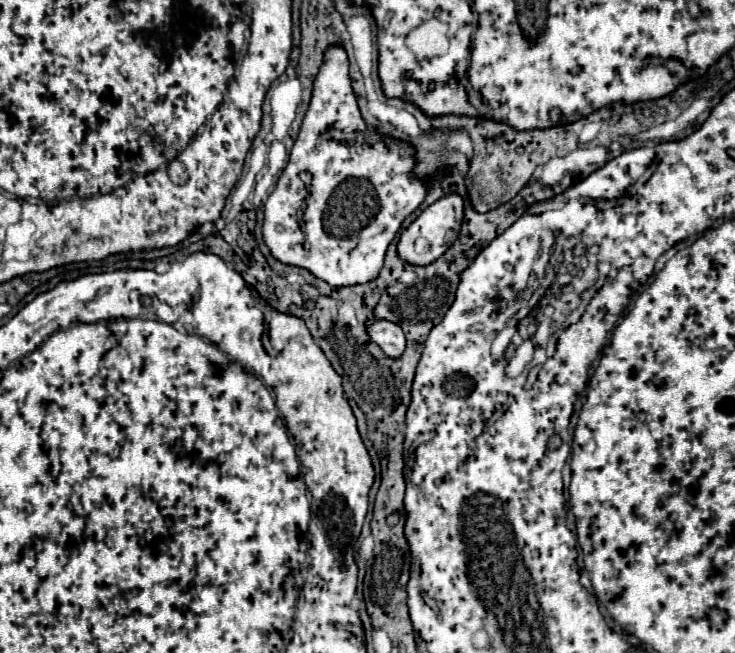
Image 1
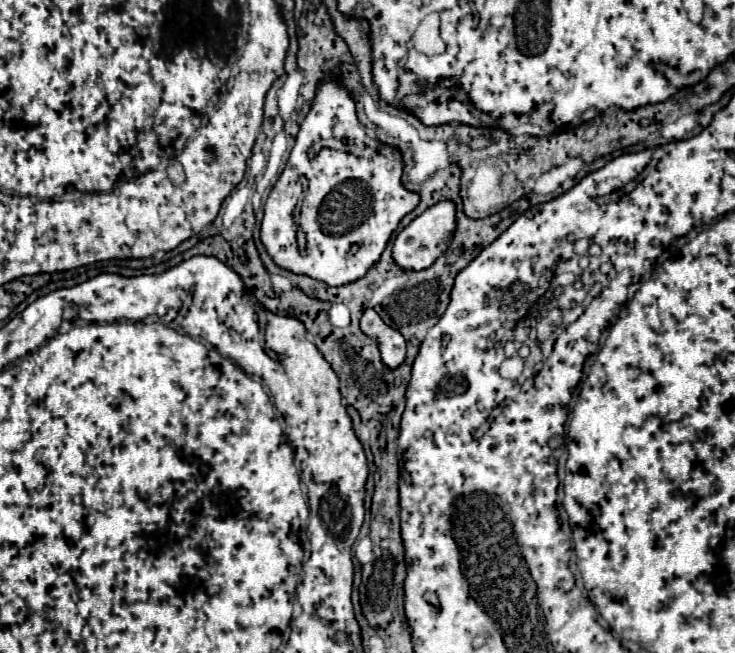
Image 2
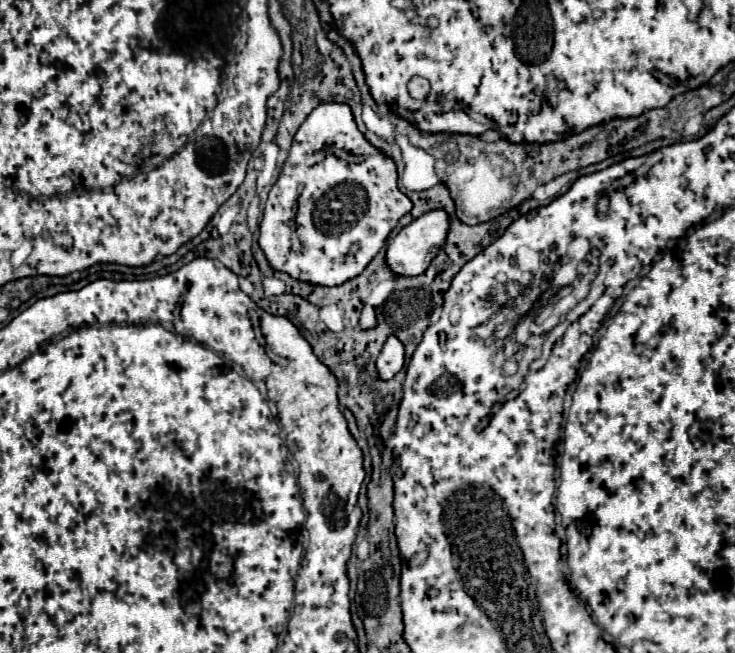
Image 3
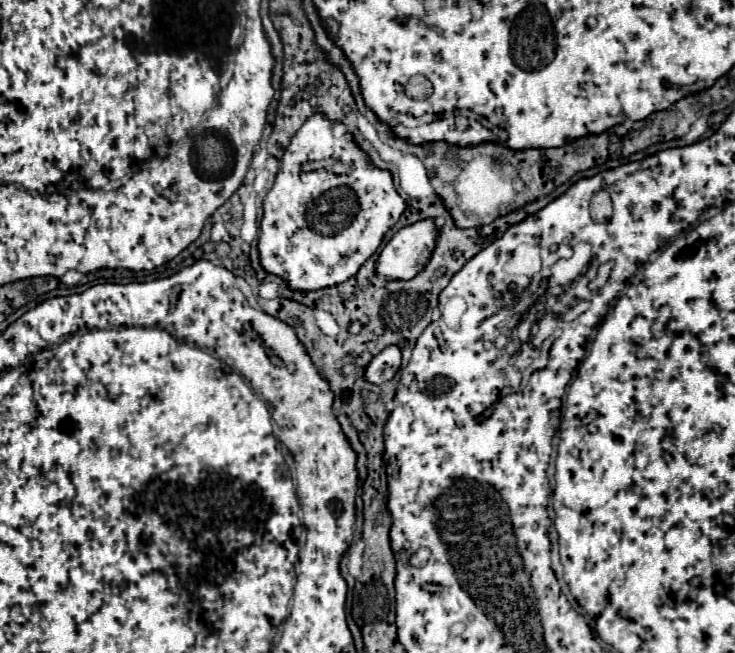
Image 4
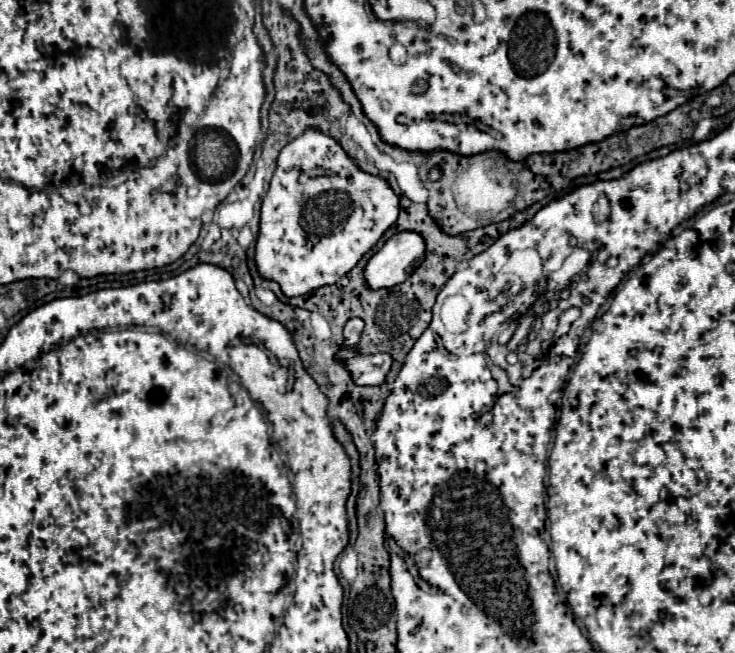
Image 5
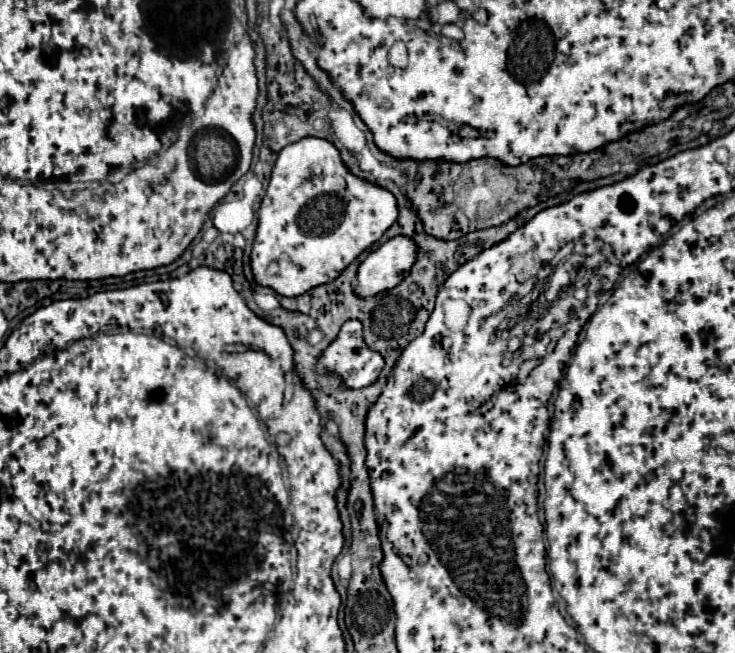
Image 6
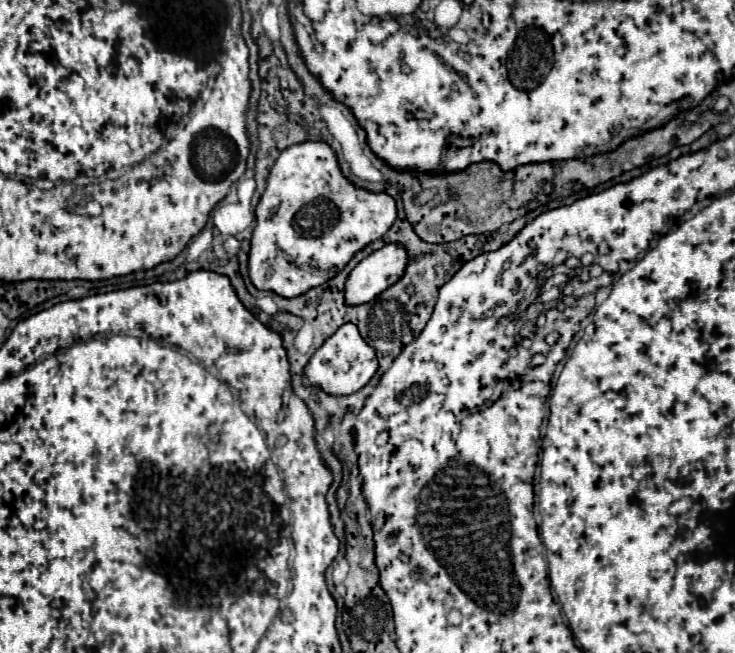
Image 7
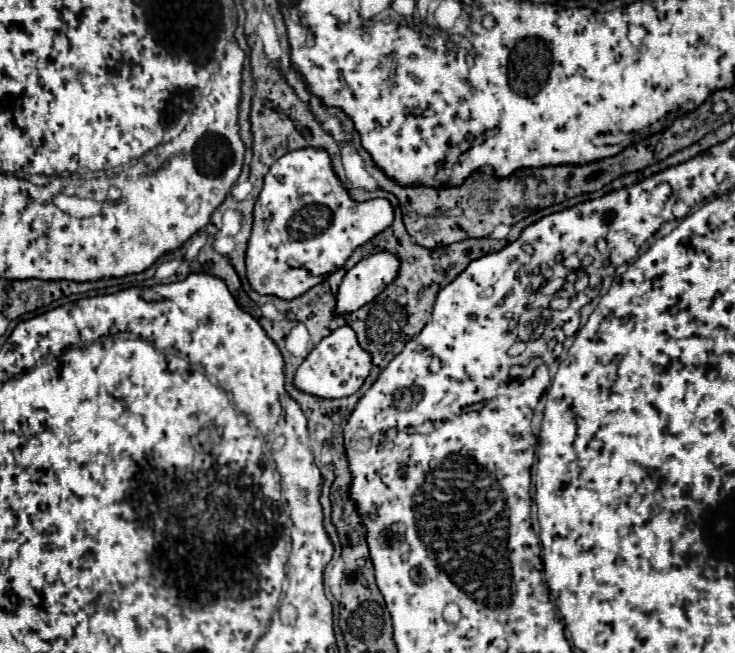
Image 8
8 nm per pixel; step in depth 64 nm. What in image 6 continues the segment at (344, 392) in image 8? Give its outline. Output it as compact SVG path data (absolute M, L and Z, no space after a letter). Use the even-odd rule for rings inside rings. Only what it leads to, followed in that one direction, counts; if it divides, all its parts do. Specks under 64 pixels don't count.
M348 320L338 338L324 350L324 356L320 356L320 364L326 372L344 376L348 388L364 388L378 380L384 358L362 342L360 320Z

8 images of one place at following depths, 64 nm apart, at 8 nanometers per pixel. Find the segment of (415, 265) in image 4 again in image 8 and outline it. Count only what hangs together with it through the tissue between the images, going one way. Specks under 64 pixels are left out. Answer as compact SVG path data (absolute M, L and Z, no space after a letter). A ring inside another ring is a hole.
M386 250L374 252L360 260L352 270L346 272L338 288L336 312L354 312L374 300L398 276L398 270L400 258Z

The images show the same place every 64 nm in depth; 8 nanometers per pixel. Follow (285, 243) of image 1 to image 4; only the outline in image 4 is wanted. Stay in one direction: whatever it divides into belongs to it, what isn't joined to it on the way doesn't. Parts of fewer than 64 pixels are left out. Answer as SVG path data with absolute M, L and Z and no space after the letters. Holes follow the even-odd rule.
M326 116L308 118L294 134L276 176L272 190L264 200L264 218L260 222L260 262L266 272L284 278L290 290L318 290L346 282L378 250L384 234L398 222L406 210L406 200L396 192L392 172L376 168L370 156L354 142L354 134L334 136L338 122Z

